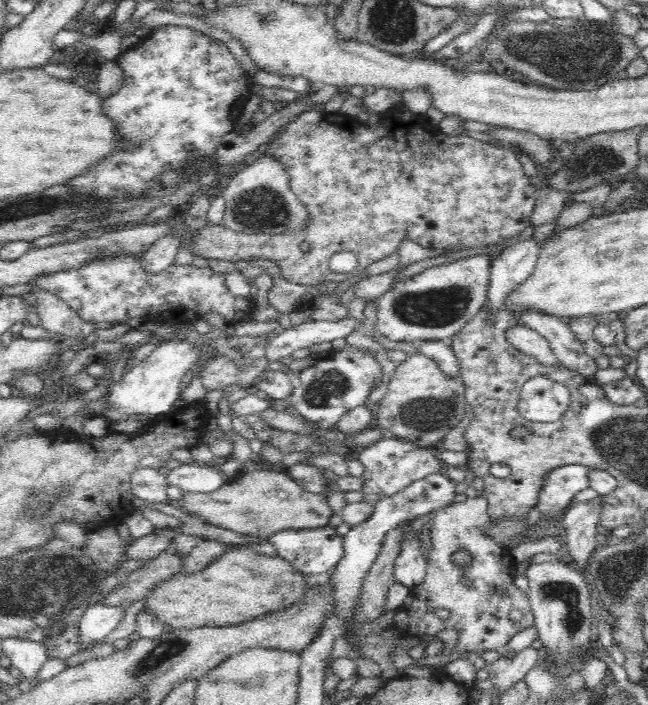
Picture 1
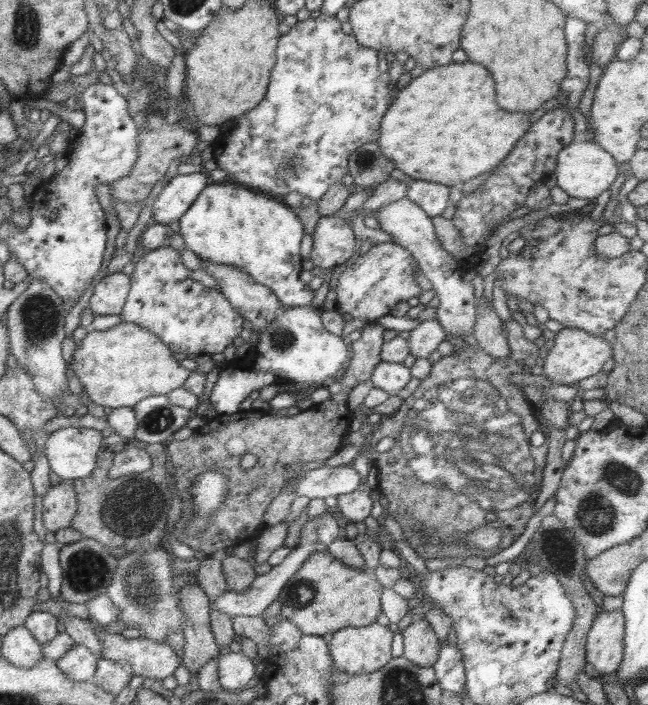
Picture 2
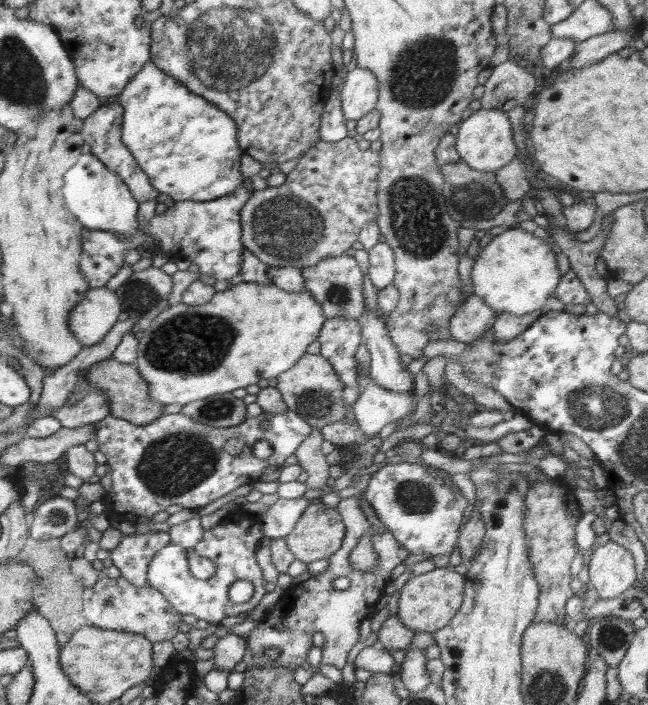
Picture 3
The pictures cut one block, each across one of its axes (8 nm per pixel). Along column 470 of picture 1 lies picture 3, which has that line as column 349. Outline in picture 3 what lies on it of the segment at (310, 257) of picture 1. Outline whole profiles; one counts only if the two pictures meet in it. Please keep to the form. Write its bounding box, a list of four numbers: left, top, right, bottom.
[240,137,380,267]

